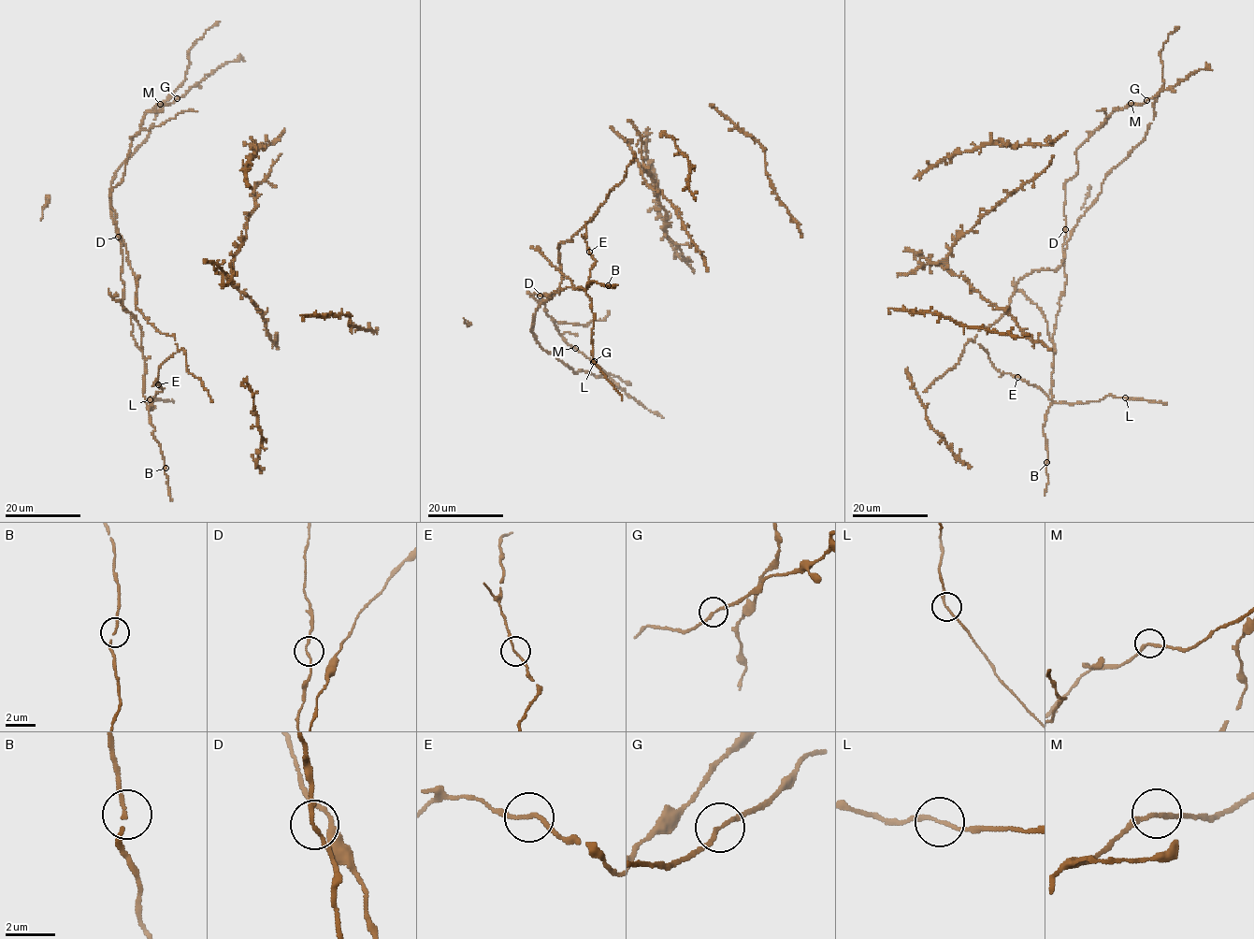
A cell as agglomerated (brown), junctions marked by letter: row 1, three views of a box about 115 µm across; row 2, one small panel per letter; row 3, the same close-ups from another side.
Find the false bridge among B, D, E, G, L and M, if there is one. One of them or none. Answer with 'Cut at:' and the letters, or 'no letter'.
Cut at: no letter

